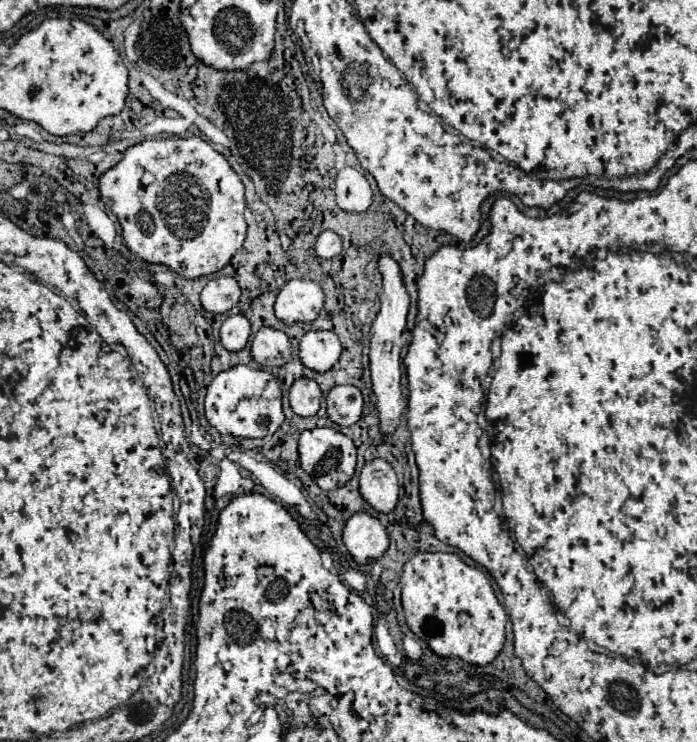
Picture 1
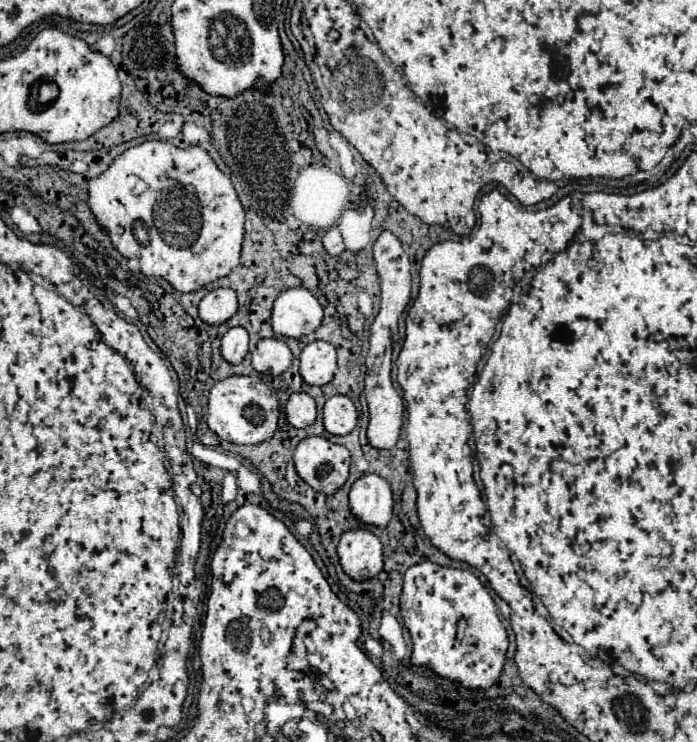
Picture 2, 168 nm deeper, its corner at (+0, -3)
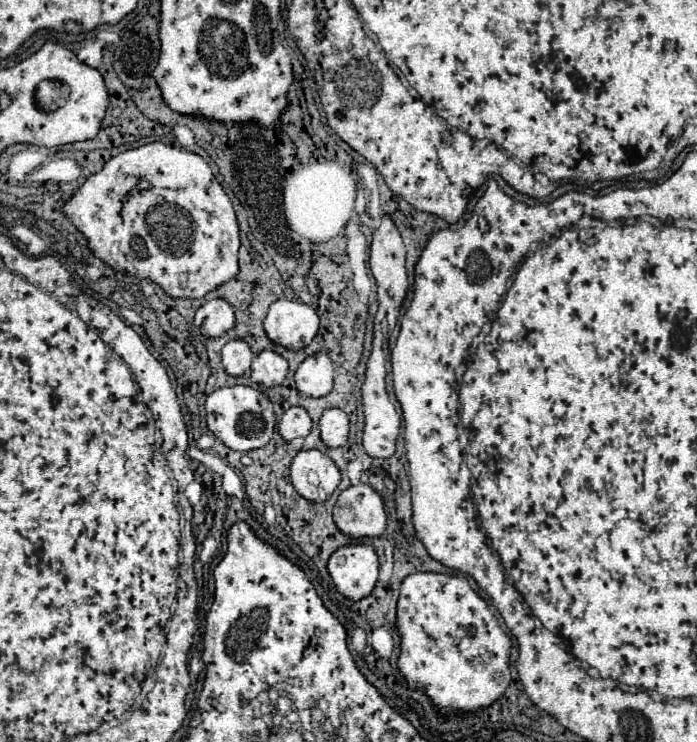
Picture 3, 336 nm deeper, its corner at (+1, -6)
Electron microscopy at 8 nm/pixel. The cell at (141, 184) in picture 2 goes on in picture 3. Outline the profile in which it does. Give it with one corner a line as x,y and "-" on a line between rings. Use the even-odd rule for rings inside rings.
149,142
121,152
111,158
101,172
87,178
87,182
61,210
77,226
77,230
87,236
89,248
97,258
119,268
123,266
119,256
123,252
127,268
137,278
153,280
171,298
203,298
207,292
235,278
239,272
239,224
235,208
223,186
215,180
211,166
199,154
179,150
163,142

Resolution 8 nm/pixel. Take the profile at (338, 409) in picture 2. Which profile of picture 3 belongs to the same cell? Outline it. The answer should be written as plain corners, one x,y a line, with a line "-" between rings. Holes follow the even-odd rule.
329,408
323,412
319,420
319,430
321,430
321,440
327,446
339,448
347,442
349,436
349,416
339,408

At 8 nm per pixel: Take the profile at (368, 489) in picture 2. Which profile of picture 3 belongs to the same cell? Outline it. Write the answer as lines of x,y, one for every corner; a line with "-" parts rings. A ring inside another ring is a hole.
355,484
343,490
333,508
335,524
353,538
381,536
387,526
383,498
369,484

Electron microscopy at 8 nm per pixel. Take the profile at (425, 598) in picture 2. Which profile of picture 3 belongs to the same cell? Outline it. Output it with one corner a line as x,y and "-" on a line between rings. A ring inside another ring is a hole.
437,572
409,574
401,584
397,602
397,630
401,634
399,672
407,678
411,688
421,688
439,710
479,710
495,702
511,682
509,650
511,640
501,630
497,618
487,602
461,576
447,576

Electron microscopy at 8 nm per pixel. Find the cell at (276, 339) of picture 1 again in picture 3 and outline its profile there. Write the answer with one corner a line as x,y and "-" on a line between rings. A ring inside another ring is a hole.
263,350
261,354
257,354
253,358
251,364
251,380
255,384
263,384
263,386
277,386
285,380
287,376
287,360
273,352
273,350

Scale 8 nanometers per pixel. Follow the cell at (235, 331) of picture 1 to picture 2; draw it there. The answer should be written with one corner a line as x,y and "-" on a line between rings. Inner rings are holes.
232,327
226,331
226,335
222,337
222,357
232,363
238,365
242,363
242,359
248,353
248,333
244,327

